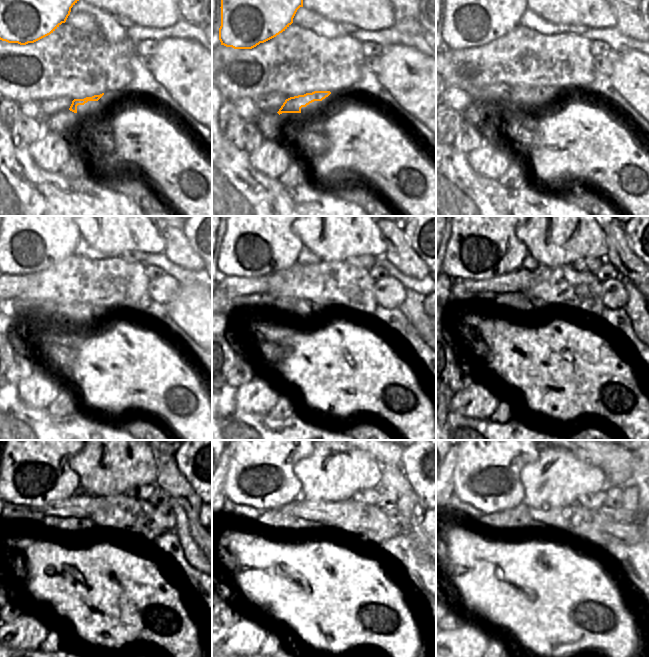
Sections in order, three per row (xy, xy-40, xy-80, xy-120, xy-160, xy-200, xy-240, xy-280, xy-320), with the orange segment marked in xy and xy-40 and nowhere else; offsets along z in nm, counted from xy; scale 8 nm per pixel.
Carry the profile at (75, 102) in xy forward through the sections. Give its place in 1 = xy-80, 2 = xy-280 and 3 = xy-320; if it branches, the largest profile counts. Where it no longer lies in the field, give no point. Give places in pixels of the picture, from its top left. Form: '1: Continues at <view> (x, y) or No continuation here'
1: Continues at xy-80 (519, 97)
2: Continues at xy-280 (260, 479)
3: Continues at xy-320 (487, 489).

